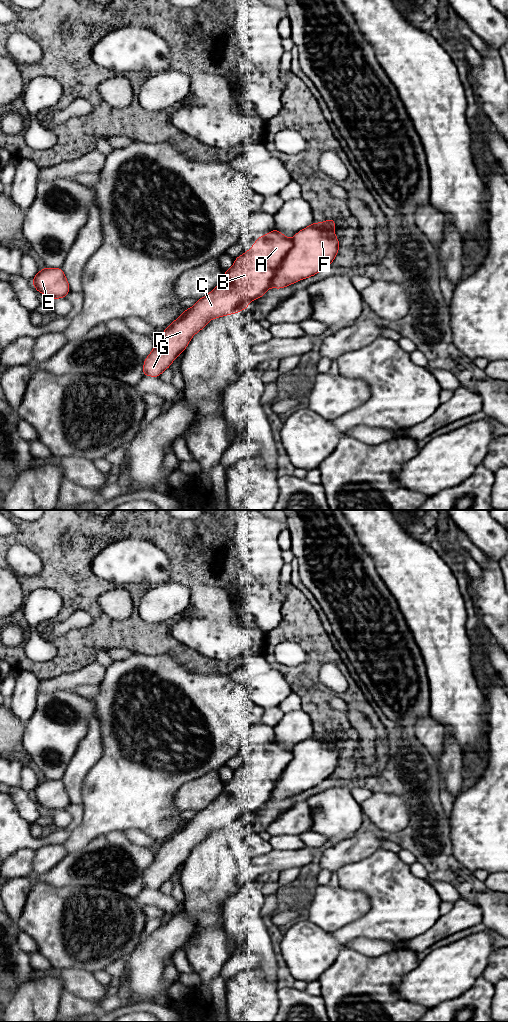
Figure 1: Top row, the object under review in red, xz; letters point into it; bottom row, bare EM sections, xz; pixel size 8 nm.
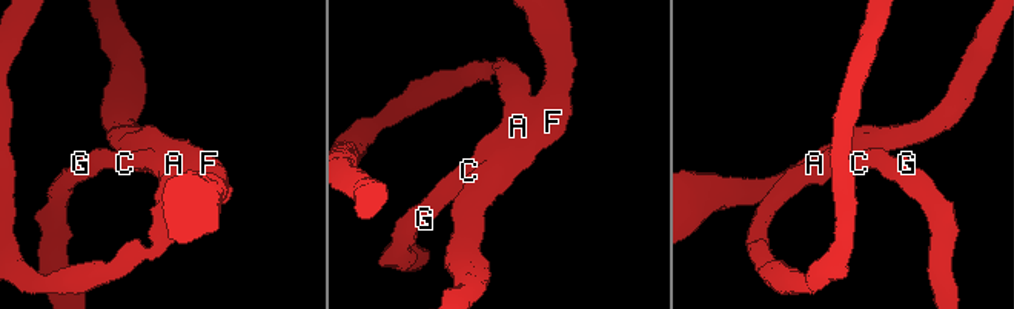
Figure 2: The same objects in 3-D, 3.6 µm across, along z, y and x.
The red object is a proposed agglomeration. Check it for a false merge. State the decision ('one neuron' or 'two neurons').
one neuron

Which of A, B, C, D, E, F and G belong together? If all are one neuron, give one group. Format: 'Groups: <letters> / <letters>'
Groups: A B C D E F G

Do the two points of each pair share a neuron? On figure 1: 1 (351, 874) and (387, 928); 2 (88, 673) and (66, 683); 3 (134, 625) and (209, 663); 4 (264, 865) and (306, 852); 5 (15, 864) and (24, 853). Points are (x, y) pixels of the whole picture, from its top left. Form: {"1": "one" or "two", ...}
{"1": "one", "2": "one", "3": "one", "4": "one", "5": "one"}

